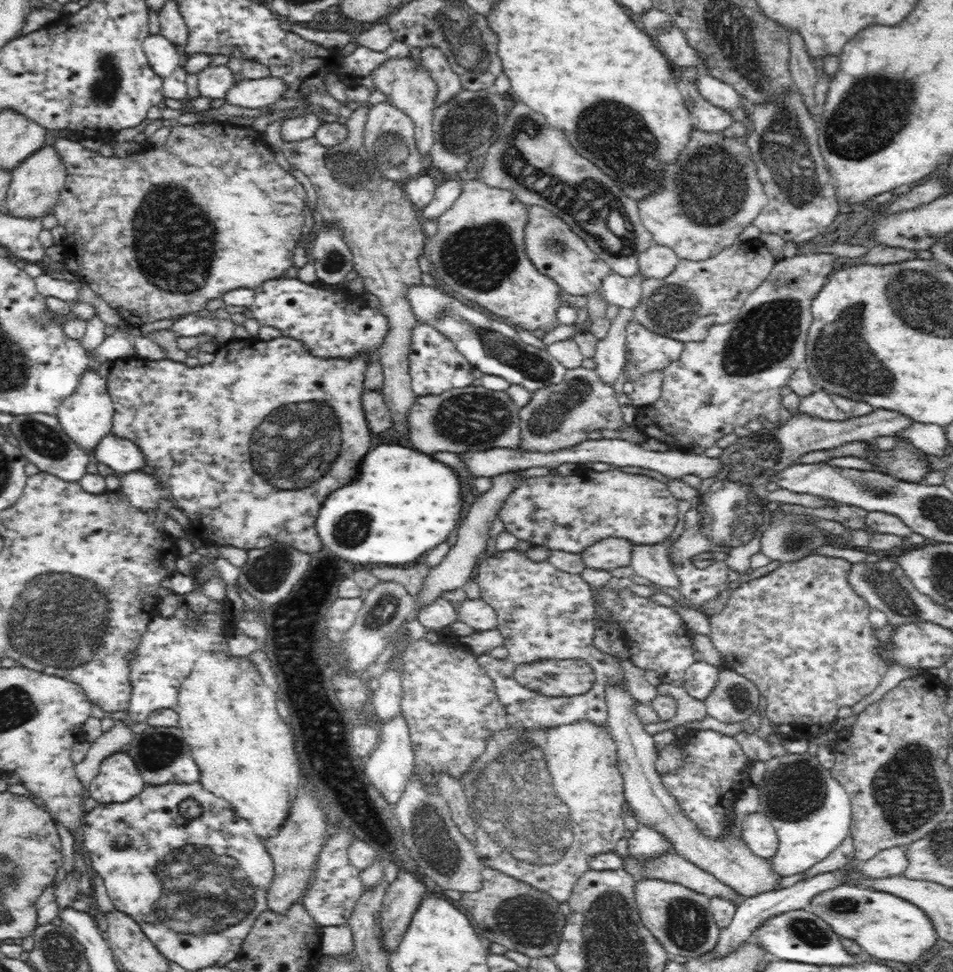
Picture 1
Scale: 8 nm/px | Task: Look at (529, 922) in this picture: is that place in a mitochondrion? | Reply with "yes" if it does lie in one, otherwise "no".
yes

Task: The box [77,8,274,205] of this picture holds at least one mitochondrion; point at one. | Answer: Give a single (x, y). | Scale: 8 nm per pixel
(105, 85)

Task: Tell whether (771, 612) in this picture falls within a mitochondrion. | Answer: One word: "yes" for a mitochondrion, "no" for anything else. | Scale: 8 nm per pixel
no

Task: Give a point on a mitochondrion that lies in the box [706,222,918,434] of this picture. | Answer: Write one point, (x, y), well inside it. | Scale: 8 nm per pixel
(765, 335)

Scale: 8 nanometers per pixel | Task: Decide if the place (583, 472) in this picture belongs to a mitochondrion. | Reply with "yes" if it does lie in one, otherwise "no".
no

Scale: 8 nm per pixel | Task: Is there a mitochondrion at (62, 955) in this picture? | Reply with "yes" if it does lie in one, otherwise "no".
yes

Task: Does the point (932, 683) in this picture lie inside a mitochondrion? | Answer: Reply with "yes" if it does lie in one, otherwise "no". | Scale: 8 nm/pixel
no

